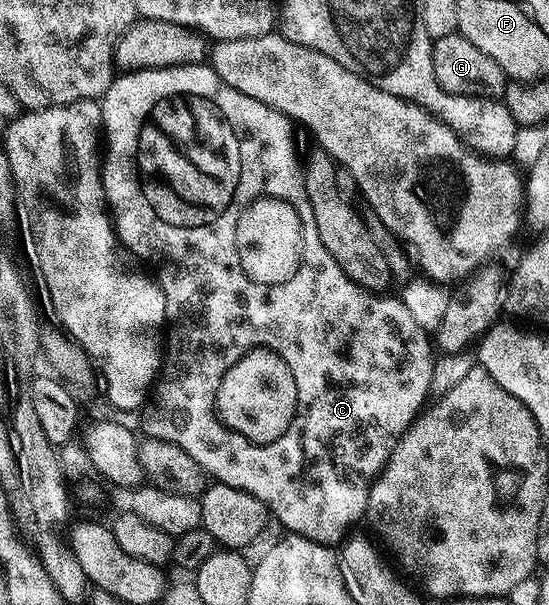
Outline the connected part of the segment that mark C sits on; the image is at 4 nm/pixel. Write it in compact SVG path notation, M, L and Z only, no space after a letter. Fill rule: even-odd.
M207 63L183 64L178 68L144 68L140 72L124 72L123 74L117 75L115 79L113 79L112 84L105 90L102 99L99 101L99 106L100 123L102 125L102 140L103 143L104 140L106 143L108 143L108 149L103 149L102 152L104 199L107 207L114 213L114 227L116 230L116 235L119 243L123 245L127 251L129 248L129 250L133 252L131 255L135 257L137 261L145 260L145 262L153 268L151 271L154 273L154 279L156 283L159 284L162 294L166 298L166 314L164 315L164 319L166 321L166 355L163 357L160 366L160 374L156 377L156 383L142 409L142 415L144 415L144 417L141 418L140 424L142 427L144 427L143 435L145 437L153 436L162 442L170 442L174 446L182 446L182 450L186 450L186 454L190 454L190 458L194 458L194 462L198 462L198 466L204 469L205 473L207 473L207 475L211 477L213 481L225 484L226 486L234 486L238 490L246 490L246 494L254 494L254 498L258 498L258 502L262 502L268 507L271 519L275 521L275 523L277 520L277 522L284 527L284 530L287 530L289 533L291 533L291 535L301 536L302 538L313 540L319 544L326 544L329 546L339 545L341 541L343 541L345 537L351 533L348 531L350 531L351 528L359 522L359 520L363 521L365 519L368 510L368 495L372 489L373 480L380 475L380 471L386 466L386 462L390 458L390 454L394 450L394 446L399 442L401 436L404 435L404 431L411 426L411 424L416 420L417 416L420 415L422 409L425 407L426 401L429 399L430 393L432 392L432 371L434 370L436 362L434 359L434 344L430 339L429 333L424 331L421 326L418 326L418 324L414 322L413 315L410 314L410 311L408 311L400 298L397 298L395 295L392 297L388 296L389 294L377 294L368 291L367 288L358 286L353 280L351 280L350 277L348 277L348 275L346 275L346 273L344 273L342 266L338 266L338 262L334 258L330 258L330 250L320 250L320 254L318 254L318 246L316 246L316 250L312 250L312 254L308 254L308 256L306 256L306 258L314 258L314 264L318 264L318 266L316 266L318 270L306 270L306 278L300 278L300 286L318 286L318 288L300 288L300 294L288 294L288 300L272 300L272 302L270 302L270 300L264 300L264 288L256 288L254 284L250 284L250 282L248 282L248 280L242 276L242 272L240 272L240 264L238 264L238 256L236 256L238 252L234 250L234 244L236 244L236 232L240 234L242 230L248 230L248 228L250 228L248 224L240 224L240 228L236 228L236 224L238 224L238 214L246 216L246 210L242 210L242 208L248 208L248 206L250 206L250 200L252 200L254 196L258 196L258 194L276 196L276 206L272 206L272 208L270 208L270 206L260 206L260 210L258 210L258 206L252 206L252 220L254 220L254 222L252 222L252 230L262 230L262 228L264 228L264 216L266 216L268 212L270 212L270 214L268 214L268 220L266 220L268 224L270 224L270 218L272 218L272 216L276 218L276 214L278 214L282 208L284 208L284 212L286 212L286 208L288 208L288 206L286 206L286 204L284 204L280 198L288 198L288 202L292 200L292 204L296 204L296 210L306 210L304 203L307 202L308 199L306 198L306 186L304 185L302 156L299 156L299 154L296 153L296 144L294 141L292 141L292 128L294 129L294 121L292 121L289 116L282 114L278 110L274 110L270 106L266 106L262 102L258 102L258 98L250 98L250 94L242 94L242 90L234 90L234 86L230 86L226 82L222 82L222 78L218 78L218 74ZM244 350L274 352L274 354L276 354L276 356L278 356L278 358L280 358L280 360L282 360L282 362L288 366L288 372L292 372L292 370L296 372L296 378L298 378L298 384L300 384L298 420L296 420L296 422L294 422L294 424L292 424L288 430L284 430L284 436L282 436L278 442L272 442L272 444L268 444L266 448L252 448L252 446L248 446L248 444L246 444L246 442L244 442L240 436L236 436L236 434L228 434L226 430L222 430L222 428L220 428L220 426L214 422L214 418L212 418L212 410L210 410L210 408L212 408L212 396L214 396L214 392L216 392L216 390L220 390L220 388L222 388L222 382L224 382L224 378L226 378L226 376L222 376L222 374L224 374L224 370L226 370L226 368L228 368L228 364L230 364L230 362L232 362L232 360L234 360L238 354L242 354Z

